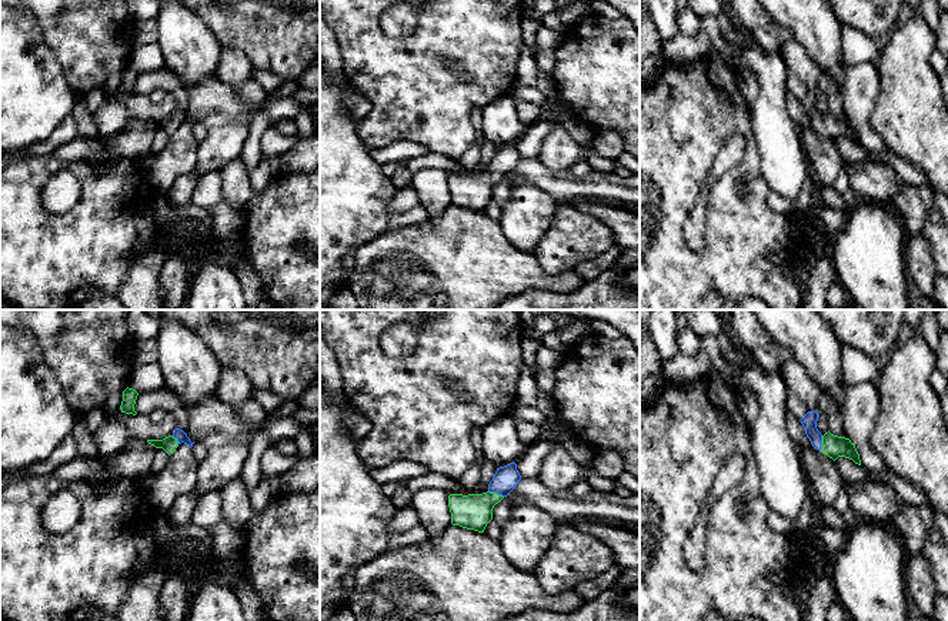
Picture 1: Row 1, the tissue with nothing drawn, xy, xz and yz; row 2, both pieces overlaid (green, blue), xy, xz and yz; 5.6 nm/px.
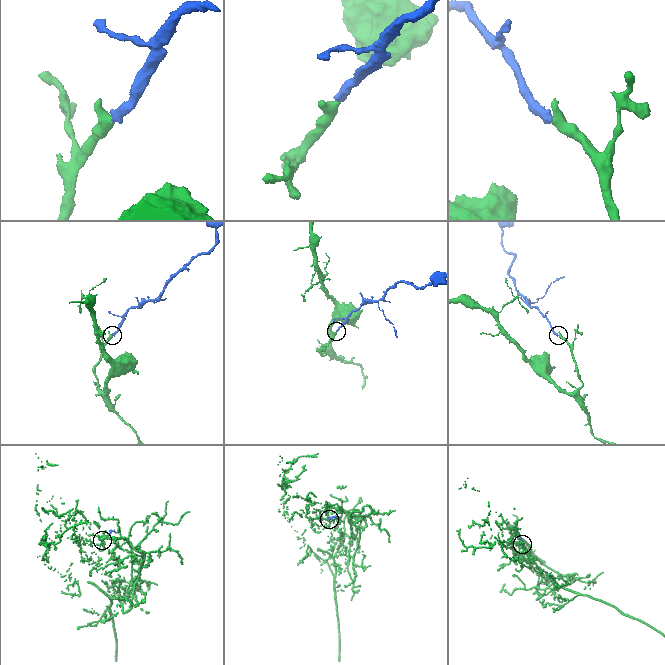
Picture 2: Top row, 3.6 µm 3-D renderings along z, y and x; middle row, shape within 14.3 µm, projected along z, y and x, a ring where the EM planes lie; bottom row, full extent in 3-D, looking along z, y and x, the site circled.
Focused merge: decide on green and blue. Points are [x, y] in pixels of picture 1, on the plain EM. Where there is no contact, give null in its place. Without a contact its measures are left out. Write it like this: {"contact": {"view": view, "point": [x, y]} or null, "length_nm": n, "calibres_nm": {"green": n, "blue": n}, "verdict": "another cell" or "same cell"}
{"contact": {"view": "xz", "point": [496, 173]}, "length_nm": 100, "calibres_nm": {"green": 200, "blue": 140}, "verdict": "same cell"}

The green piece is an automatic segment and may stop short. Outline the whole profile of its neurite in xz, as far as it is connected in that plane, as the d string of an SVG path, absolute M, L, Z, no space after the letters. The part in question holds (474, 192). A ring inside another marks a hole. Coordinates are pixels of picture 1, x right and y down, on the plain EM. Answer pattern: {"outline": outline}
{"outline": "M511 143L497 148L487 173L468 176L450 174L451 204L484 213L487 204L493 200L494 186L507 177L520 160L521 156L517 144Z"}

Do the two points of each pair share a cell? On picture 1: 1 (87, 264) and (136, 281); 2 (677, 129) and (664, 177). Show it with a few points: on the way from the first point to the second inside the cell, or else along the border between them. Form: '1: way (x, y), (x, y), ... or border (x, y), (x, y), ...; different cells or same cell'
1: border (144, 250), (132, 266), (116, 294); different cells
2: way (670, 140), (664, 146), (664, 166); same cell

